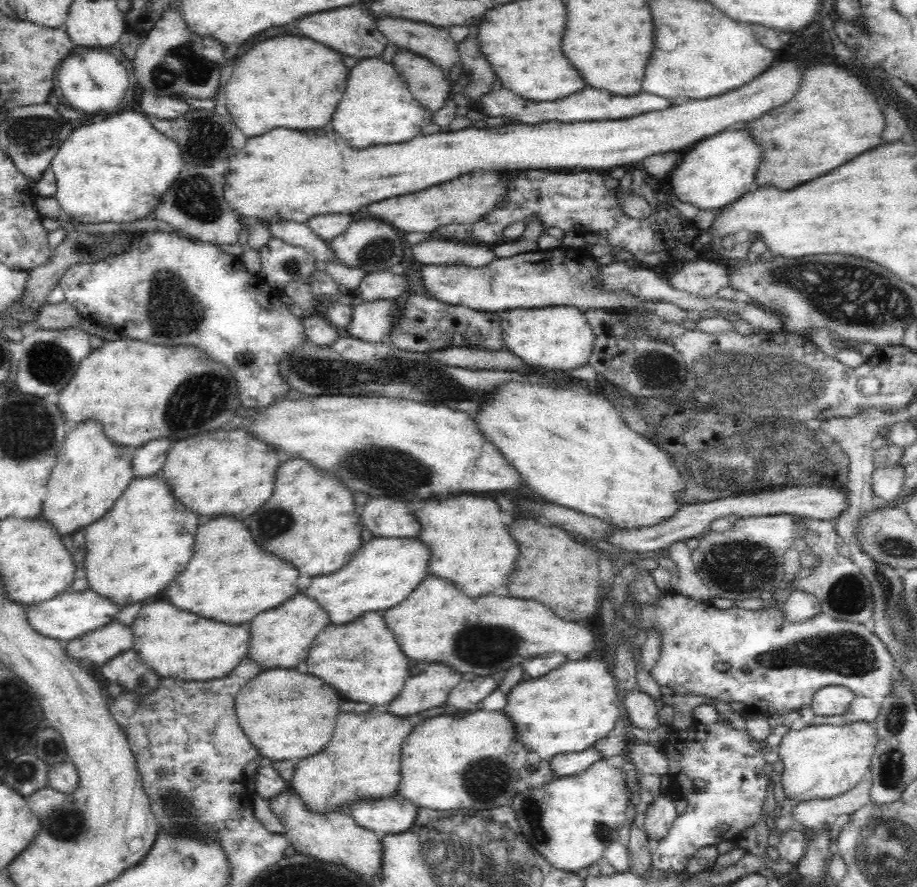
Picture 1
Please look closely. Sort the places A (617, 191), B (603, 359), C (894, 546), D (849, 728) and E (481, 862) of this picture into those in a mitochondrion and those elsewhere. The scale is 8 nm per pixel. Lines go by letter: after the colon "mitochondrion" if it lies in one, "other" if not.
A: other
B: other
C: mitochondrion
D: other
E: mitochondrion

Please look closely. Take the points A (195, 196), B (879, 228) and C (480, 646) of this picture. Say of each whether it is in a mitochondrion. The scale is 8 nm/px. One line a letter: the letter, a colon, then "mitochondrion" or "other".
A: mitochondrion
B: other
C: mitochondrion

